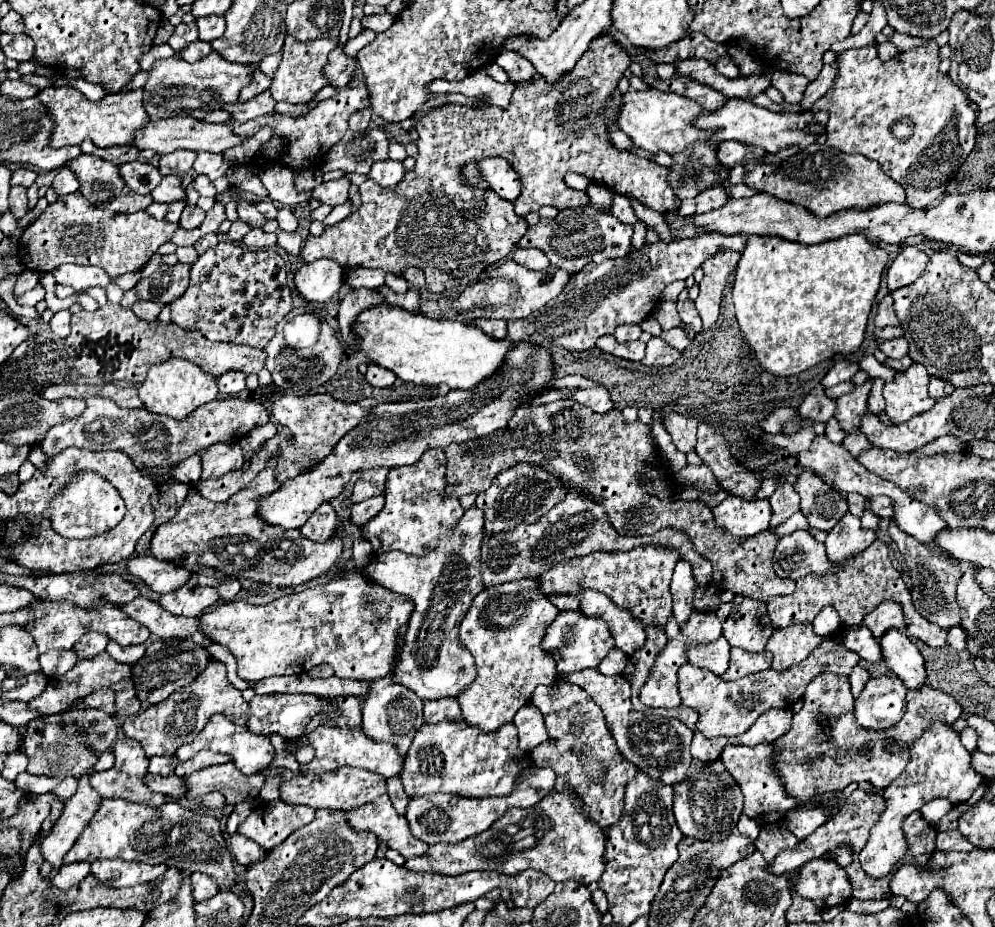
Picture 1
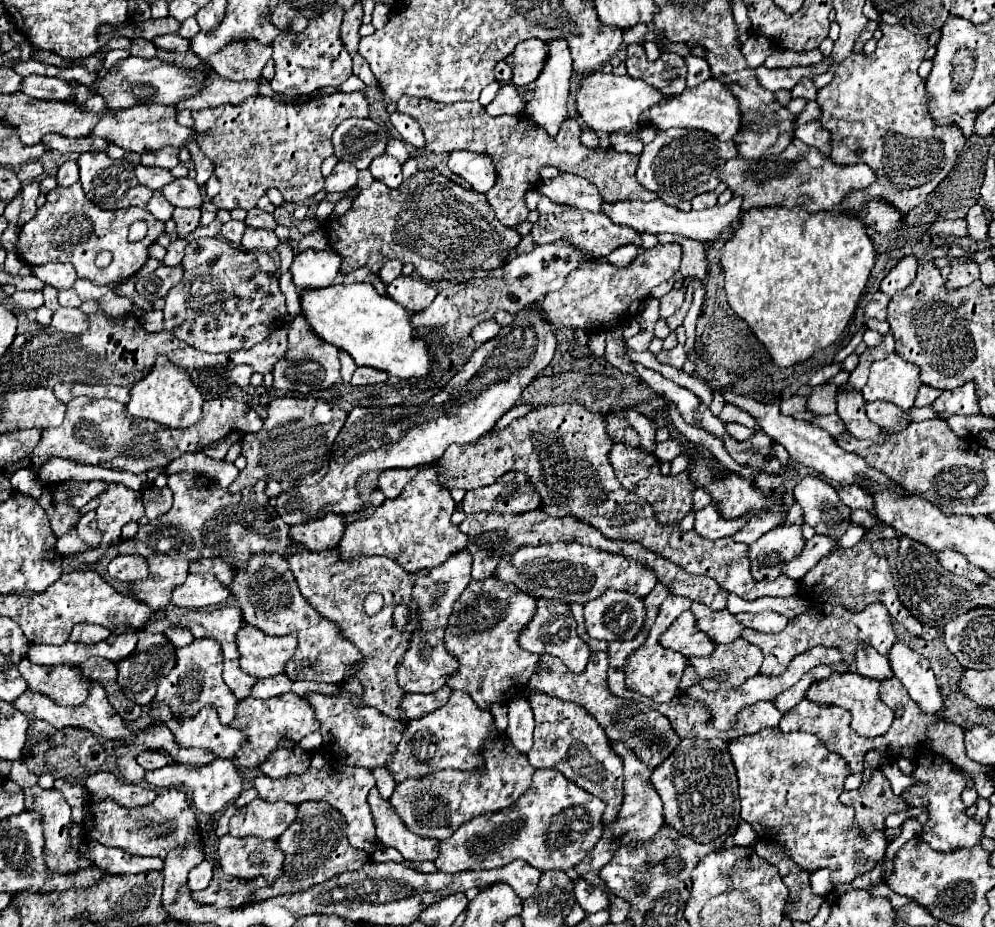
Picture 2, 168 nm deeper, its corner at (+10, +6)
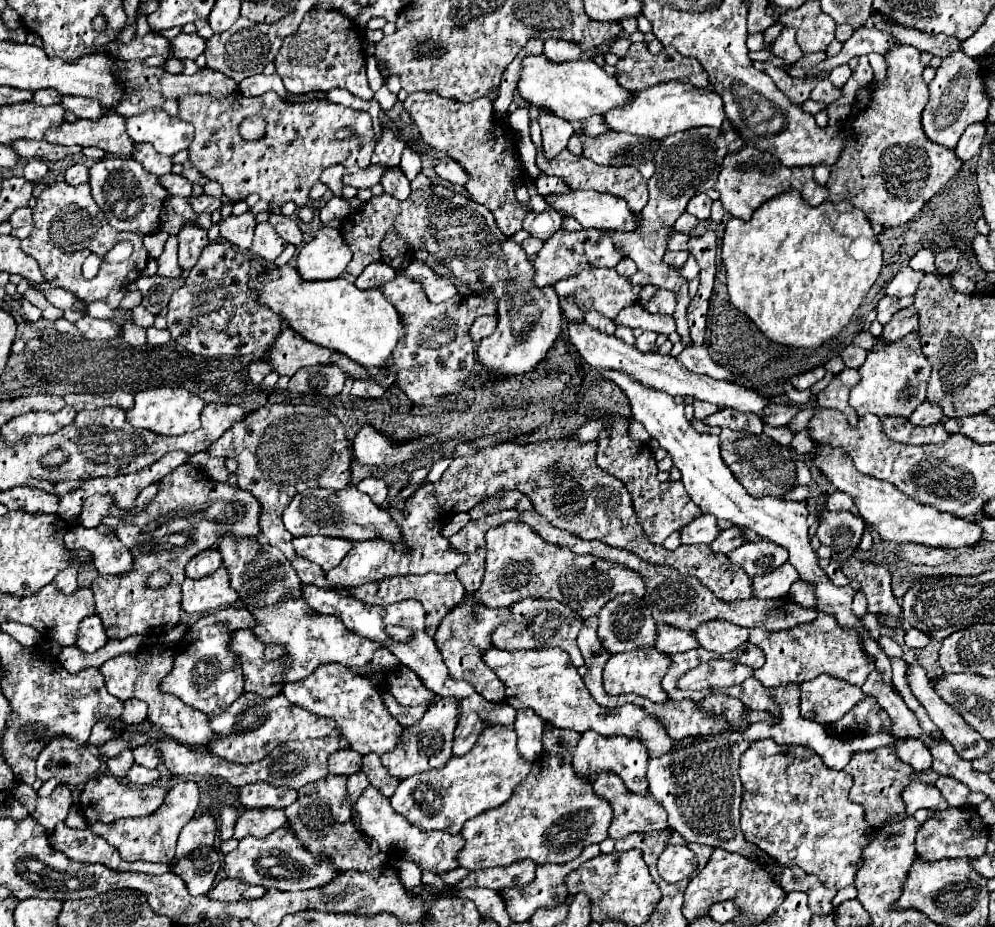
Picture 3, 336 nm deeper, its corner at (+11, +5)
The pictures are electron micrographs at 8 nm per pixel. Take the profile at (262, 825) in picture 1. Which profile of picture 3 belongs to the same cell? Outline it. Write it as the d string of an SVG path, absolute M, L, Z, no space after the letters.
M260 808L260 810L246 810L238 816L234 826L234 838L242 840L244 836L264 838L270 832L286 826L284 810L276 808Z

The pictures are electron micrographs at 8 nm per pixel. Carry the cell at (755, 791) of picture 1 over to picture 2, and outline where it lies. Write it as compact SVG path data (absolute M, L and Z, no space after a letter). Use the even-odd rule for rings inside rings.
M761 729L755 735L743 735L729 741L729 753L737 769L741 819L747 821L757 837L777 841L787 847L793 861L805 869L831 869L831 881L849 883L885 855L887 839L873 833L861 839L853 821L853 809L839 801L843 781L849 775L845 761L831 753L819 737L811 733L781 733L779 729ZM863 851L863 859L857 853Z

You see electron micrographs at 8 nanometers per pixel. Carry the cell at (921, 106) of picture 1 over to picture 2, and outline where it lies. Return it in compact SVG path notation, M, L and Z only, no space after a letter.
M881 25L883 37L877 41L877 49L871 55L865 55L863 51L851 53L837 69L833 81L819 89L817 103L821 107L821 125L831 133L831 159L835 163L867 163L875 175L877 183L871 185L871 189L855 193L855 197L847 195L847 199L841 201L843 209L859 211L863 201L869 197L883 197L891 205L895 205L901 213L909 213L913 207L921 205L933 189L947 177L947 173L953 169L963 145L965 137L959 129L959 125L935 125L931 121L929 111L929 97L925 89L925 81L919 77L917 67L925 59L925 53L929 49L927 35L913 35L911 31L903 29L901 25Z

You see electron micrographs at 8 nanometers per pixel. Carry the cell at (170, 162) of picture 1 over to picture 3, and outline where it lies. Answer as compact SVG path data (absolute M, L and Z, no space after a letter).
M136 144L134 154L130 158L140 162L144 170L150 170L150 174L156 174L156 176L164 176L172 170L172 160L156 152L150 144Z

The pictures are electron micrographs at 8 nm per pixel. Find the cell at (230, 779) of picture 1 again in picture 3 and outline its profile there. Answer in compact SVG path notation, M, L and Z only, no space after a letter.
M134 764L130 768L130 774L126 774L126 780L136 784L136 786L142 786L142 784L152 784L152 780L158 778L158 770L148 770L144 766L138 766Z

